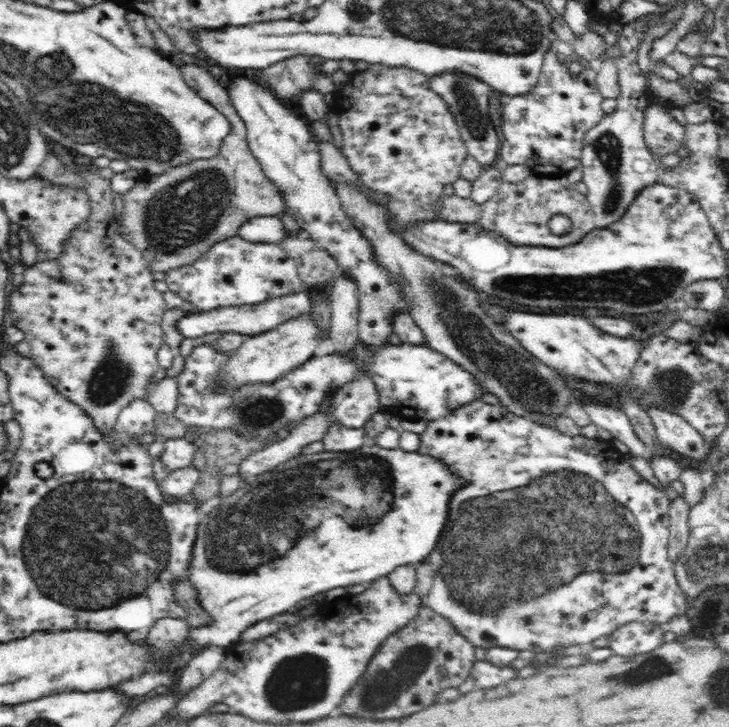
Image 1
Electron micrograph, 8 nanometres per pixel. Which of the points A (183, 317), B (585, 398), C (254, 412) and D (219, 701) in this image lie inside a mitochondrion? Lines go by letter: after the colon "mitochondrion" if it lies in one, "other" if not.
A: other
B: other
C: mitochondrion
D: other

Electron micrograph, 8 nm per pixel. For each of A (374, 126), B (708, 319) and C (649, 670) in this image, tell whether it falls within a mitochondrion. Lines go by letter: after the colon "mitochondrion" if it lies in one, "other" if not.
A: other
B: other
C: mitochondrion

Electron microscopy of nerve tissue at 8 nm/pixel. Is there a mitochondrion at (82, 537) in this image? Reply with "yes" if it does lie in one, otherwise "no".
yes

